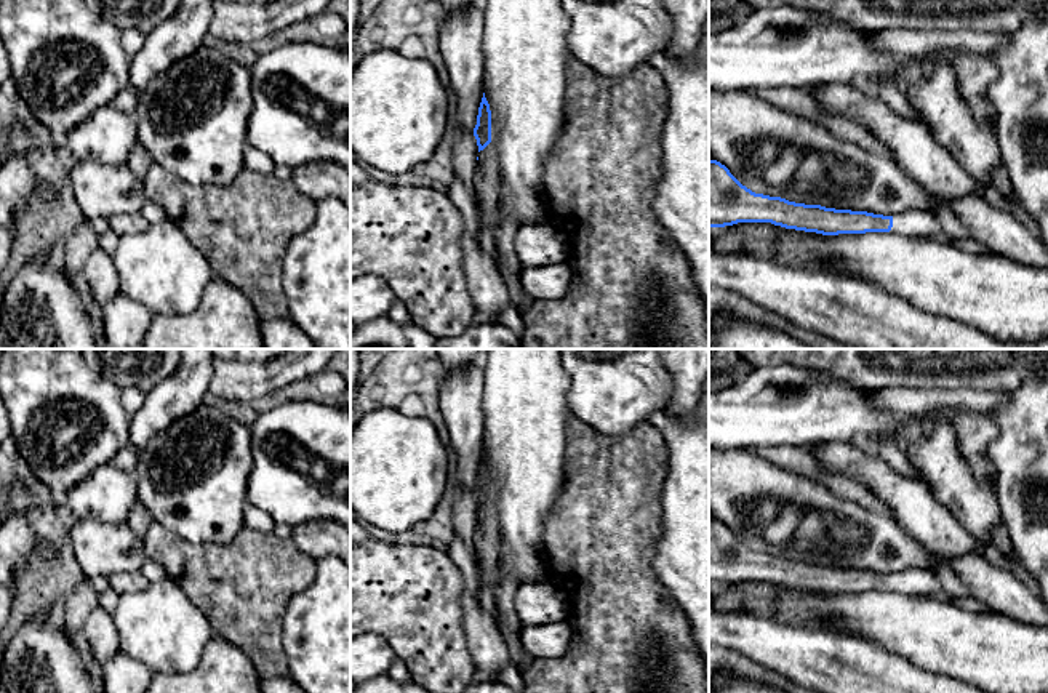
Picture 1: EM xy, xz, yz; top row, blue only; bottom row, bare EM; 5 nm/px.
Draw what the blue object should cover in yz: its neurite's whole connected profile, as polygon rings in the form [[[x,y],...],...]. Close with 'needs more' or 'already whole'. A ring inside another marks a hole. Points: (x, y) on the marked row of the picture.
[[[709,160],[709,227],[738,222],[771,222],[822,235],[890,230],[902,237],[942,235],[939,221],[930,211],[909,210],[883,216],[795,203],[781,197],[755,194],[742,186],[725,165]]]; needs more

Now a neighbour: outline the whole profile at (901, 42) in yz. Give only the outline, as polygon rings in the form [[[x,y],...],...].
[[[885,29],[872,34],[875,48],[898,56],[923,56],[936,50],[984,54],[1003,42],[1002,34],[970,29],[954,32]]]

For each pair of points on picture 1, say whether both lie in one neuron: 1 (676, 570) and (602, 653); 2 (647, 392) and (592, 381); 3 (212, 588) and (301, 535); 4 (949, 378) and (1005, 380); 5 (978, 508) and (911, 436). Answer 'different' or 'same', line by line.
1: different
2: same
3: different
4: same
5: same

